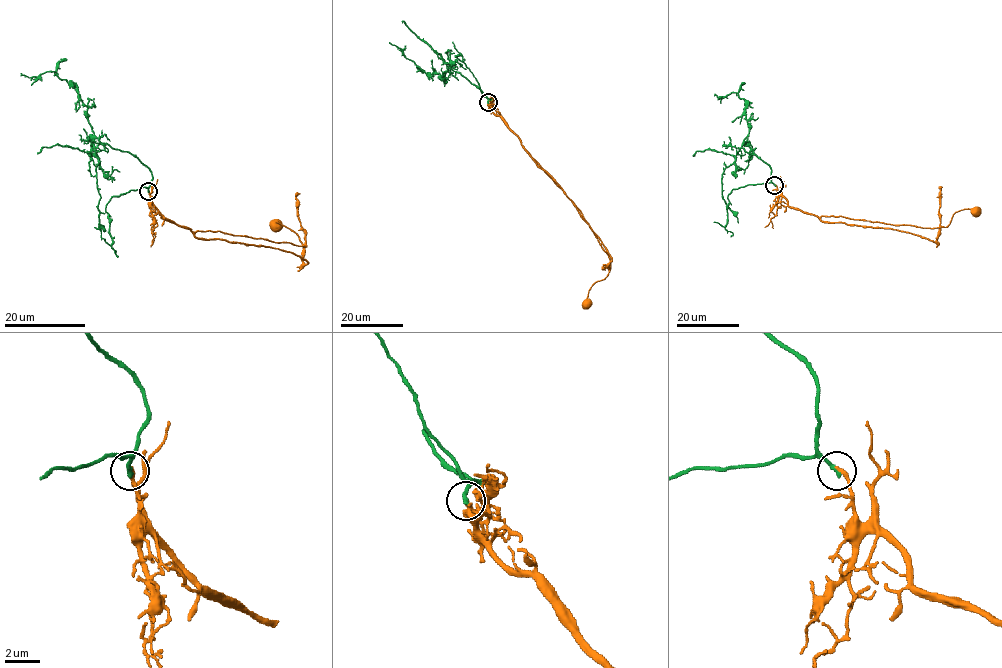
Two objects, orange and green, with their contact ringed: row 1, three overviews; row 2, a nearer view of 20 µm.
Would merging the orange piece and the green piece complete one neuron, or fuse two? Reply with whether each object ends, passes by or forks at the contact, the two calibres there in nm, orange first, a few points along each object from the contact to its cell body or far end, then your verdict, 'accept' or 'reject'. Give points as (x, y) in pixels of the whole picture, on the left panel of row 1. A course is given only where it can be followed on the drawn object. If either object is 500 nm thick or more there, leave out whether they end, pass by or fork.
orange ends | green ends | 220/260 nm | orange via (148, 190), (150, 203), (164, 219), (192, 232), (219, 231), (306, 246), (281, 224), (276, 222), (273, 225) | green via (148, 190), (151, 171), (130, 153), (101, 142), (75, 88), (53, 72), (20, 76) | reject

